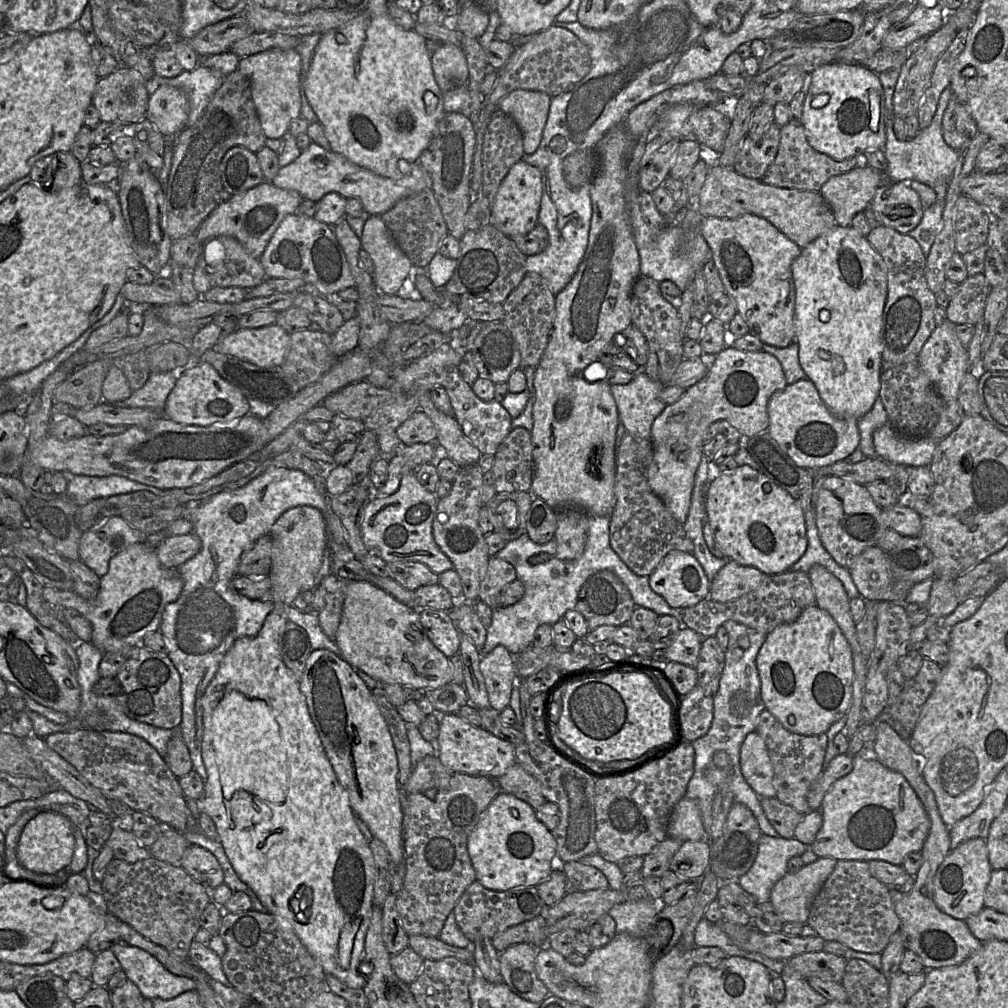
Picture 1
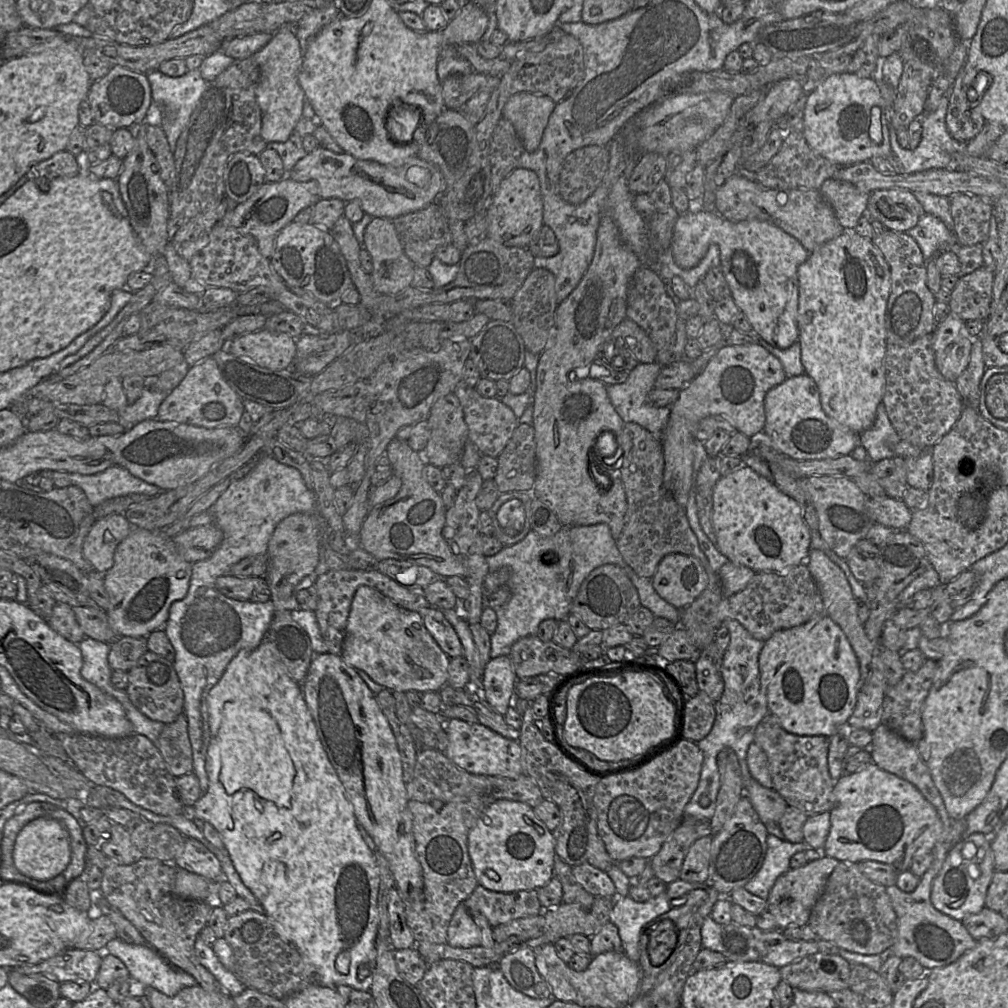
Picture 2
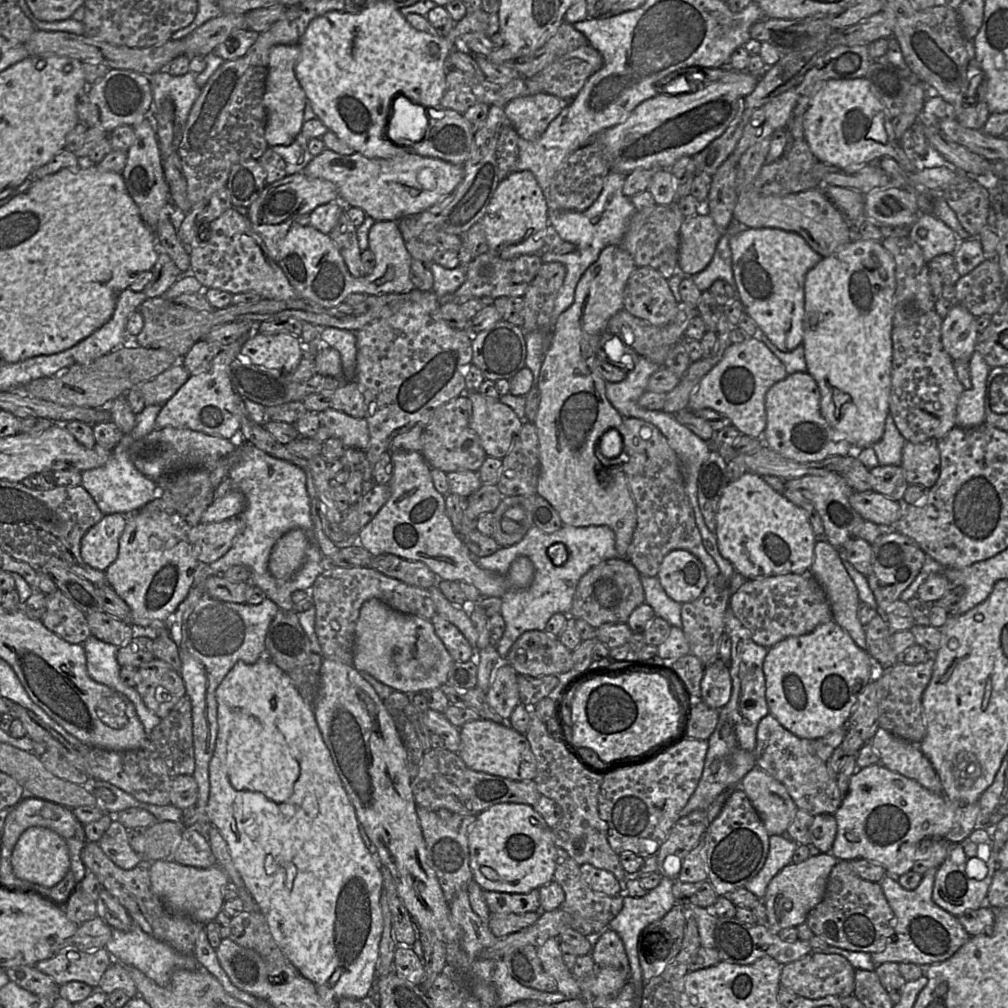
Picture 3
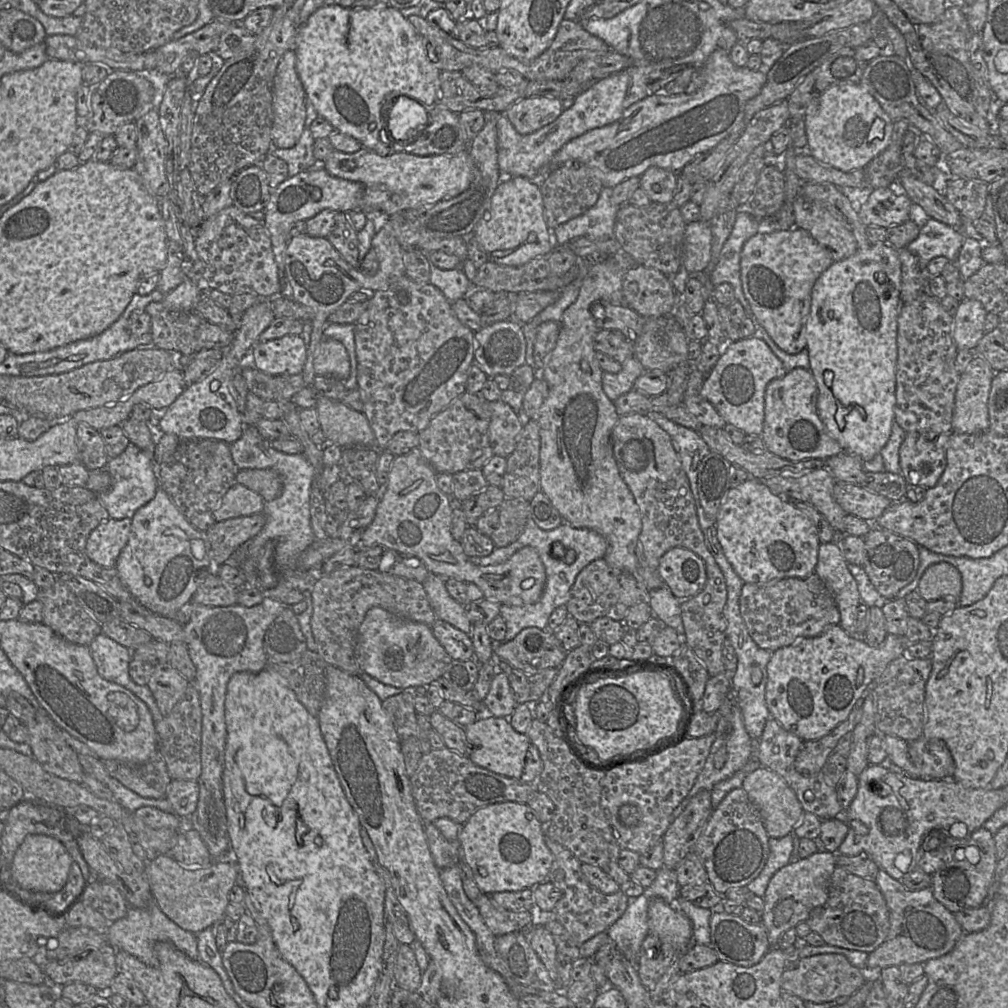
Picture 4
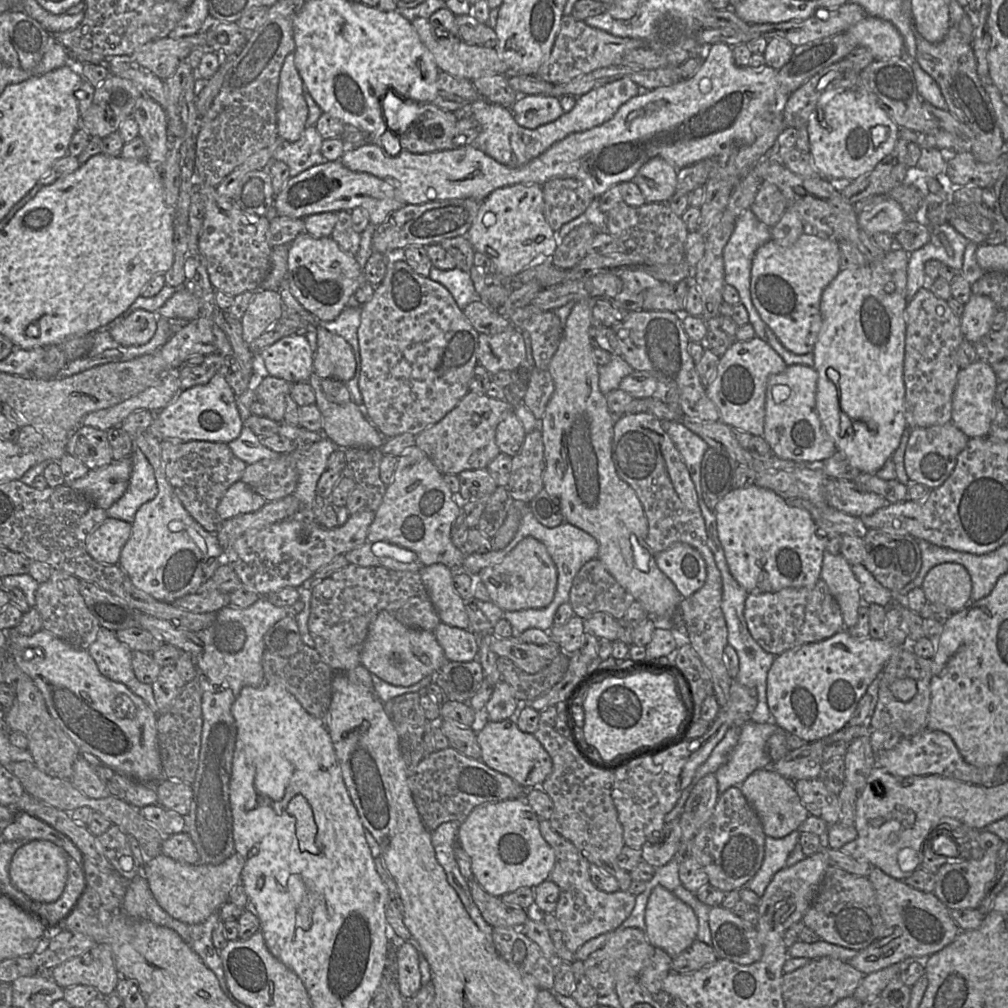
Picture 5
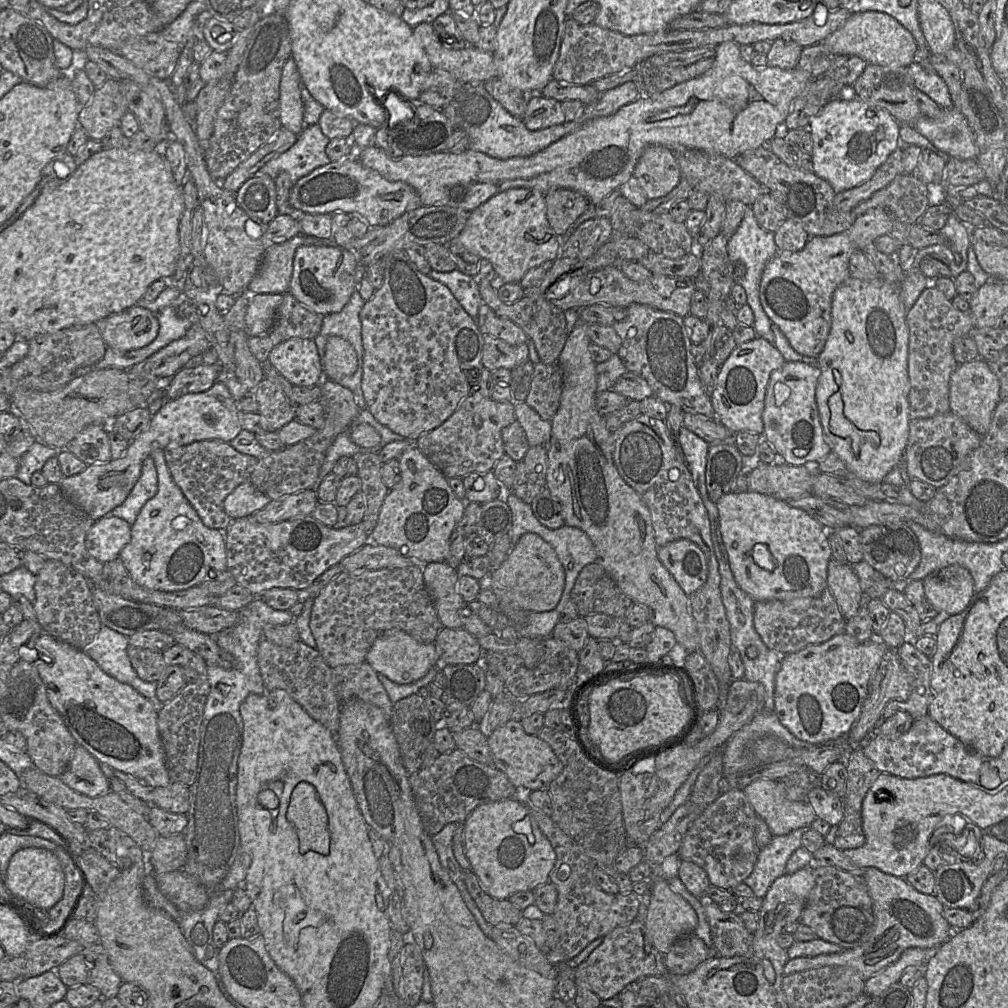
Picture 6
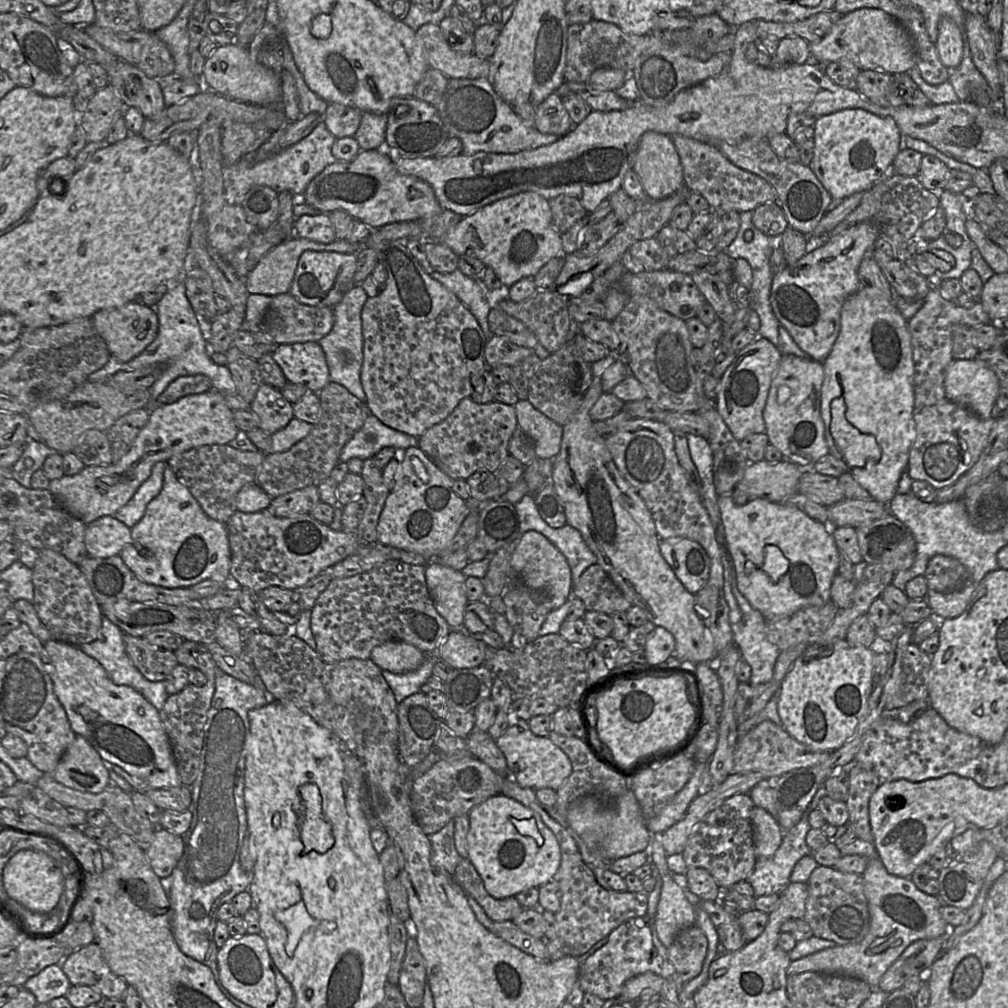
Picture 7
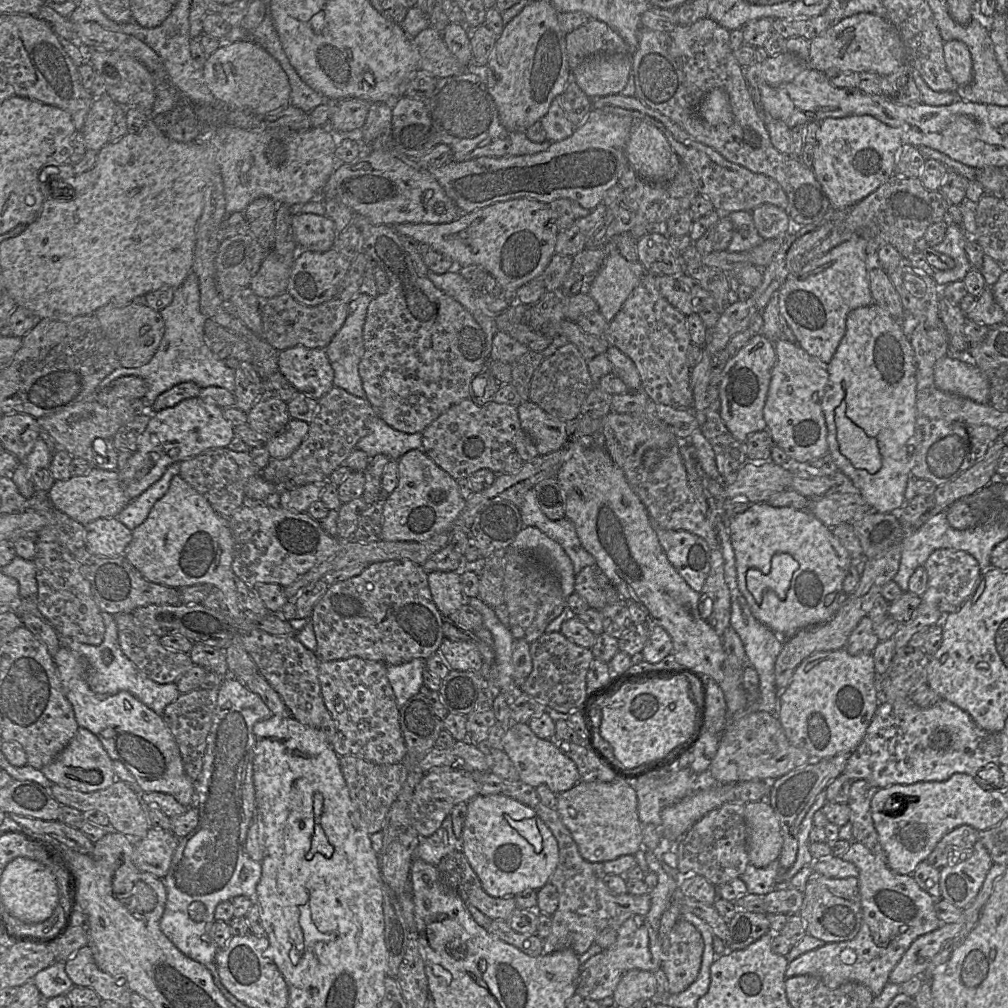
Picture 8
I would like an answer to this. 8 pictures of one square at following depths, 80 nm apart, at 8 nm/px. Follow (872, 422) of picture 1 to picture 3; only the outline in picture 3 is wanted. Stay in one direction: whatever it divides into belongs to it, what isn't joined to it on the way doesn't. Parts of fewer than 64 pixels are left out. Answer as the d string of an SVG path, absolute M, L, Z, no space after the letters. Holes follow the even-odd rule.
M889 413L885 420L883 436L878 442L872 445L879 465L900 466L905 442L906 440L897 429L893 417Z

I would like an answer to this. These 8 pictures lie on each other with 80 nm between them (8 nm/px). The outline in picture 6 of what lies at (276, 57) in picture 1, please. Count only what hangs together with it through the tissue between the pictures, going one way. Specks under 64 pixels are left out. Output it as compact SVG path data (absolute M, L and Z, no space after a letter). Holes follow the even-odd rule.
M290 57L283 66L280 80L280 122L287 130L300 134L304 129L302 80L297 65Z

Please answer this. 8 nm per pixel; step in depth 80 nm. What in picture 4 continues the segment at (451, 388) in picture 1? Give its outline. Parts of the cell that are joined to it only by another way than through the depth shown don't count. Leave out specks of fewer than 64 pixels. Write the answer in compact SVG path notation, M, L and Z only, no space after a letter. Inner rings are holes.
M501 400L488 402L488 436L495 456L508 458L515 450L523 425L518 414Z

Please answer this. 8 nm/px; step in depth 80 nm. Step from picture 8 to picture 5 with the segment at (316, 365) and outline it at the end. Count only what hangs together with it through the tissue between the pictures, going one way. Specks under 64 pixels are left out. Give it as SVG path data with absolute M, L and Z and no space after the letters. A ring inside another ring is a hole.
M292 334L264 348L259 356L266 374L295 384L308 382L314 372L314 354L306 335Z

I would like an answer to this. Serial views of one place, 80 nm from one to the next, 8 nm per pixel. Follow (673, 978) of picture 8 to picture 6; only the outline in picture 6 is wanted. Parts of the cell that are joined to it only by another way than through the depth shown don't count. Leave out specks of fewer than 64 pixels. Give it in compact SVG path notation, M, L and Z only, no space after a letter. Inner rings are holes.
M694 932L679 938L665 955L670 973L686 975L694 971L710 957L717 956Z

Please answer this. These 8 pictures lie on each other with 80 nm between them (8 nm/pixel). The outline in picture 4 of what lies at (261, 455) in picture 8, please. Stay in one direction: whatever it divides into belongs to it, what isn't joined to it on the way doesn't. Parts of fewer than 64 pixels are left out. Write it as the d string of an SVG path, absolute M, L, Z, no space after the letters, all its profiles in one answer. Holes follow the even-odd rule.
M220 440L181 441L169 459L158 464L153 459L158 485L195 528L206 532L216 520L213 513L228 489L235 483L240 469L234 463L229 444Z

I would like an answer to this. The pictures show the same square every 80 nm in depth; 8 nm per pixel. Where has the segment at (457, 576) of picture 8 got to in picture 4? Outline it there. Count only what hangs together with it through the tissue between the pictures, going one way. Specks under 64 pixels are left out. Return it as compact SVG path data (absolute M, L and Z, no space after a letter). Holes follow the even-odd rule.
M430 573L422 583L437 619L448 622L471 637L472 623L465 607L454 600L445 586L445 578Z

